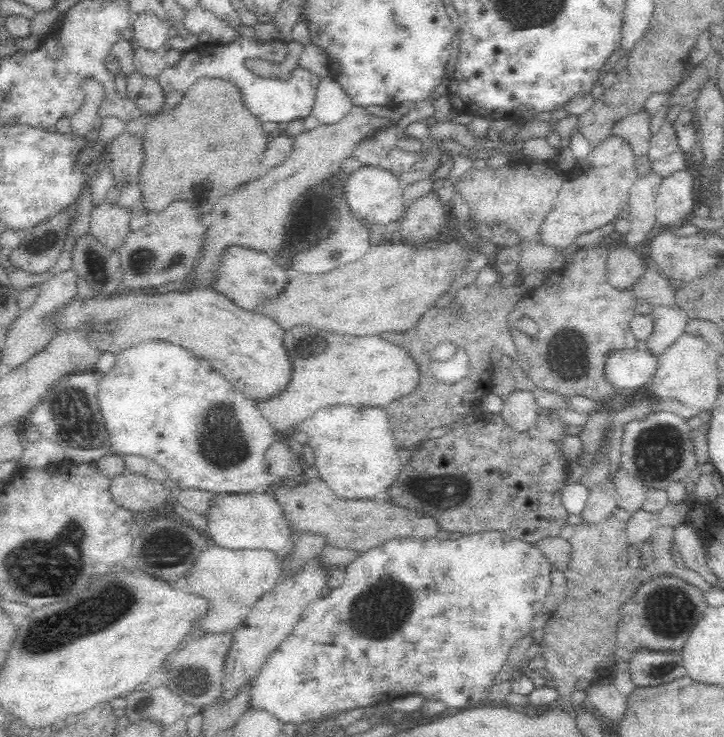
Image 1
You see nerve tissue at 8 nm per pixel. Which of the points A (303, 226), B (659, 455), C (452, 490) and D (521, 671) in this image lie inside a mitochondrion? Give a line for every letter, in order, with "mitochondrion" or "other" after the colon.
A: other
B: mitochondrion
C: mitochondrion
D: other

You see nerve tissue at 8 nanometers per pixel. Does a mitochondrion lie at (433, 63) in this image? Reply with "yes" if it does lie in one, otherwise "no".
no

